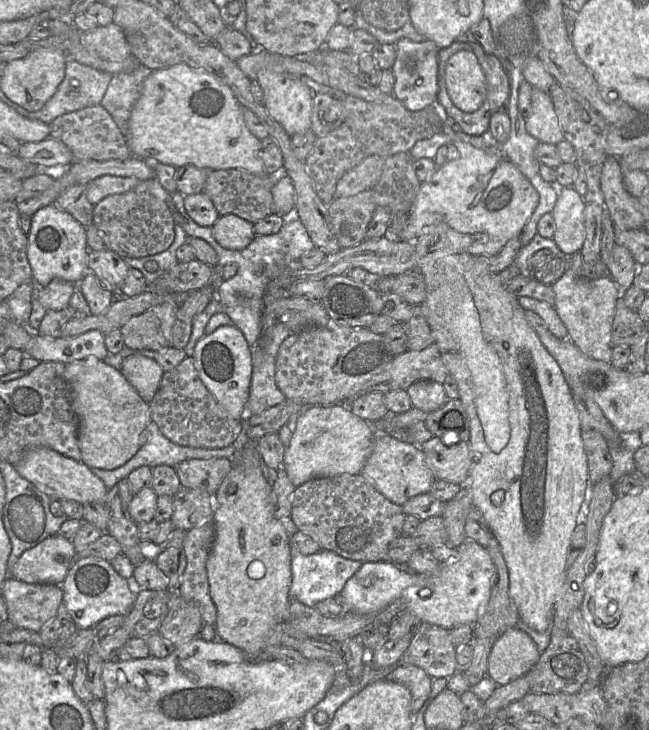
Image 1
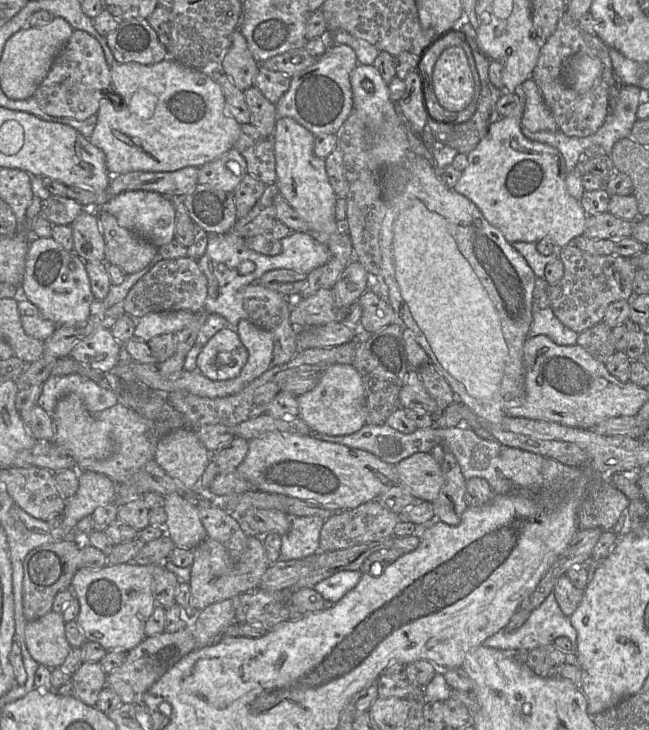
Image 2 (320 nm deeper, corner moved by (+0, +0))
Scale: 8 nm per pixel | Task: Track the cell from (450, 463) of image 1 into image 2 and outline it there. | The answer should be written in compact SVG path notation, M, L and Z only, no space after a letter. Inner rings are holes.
M419 452L395 465L398 484L405 487L416 501L434 501L444 484L441 464L431 453Z

